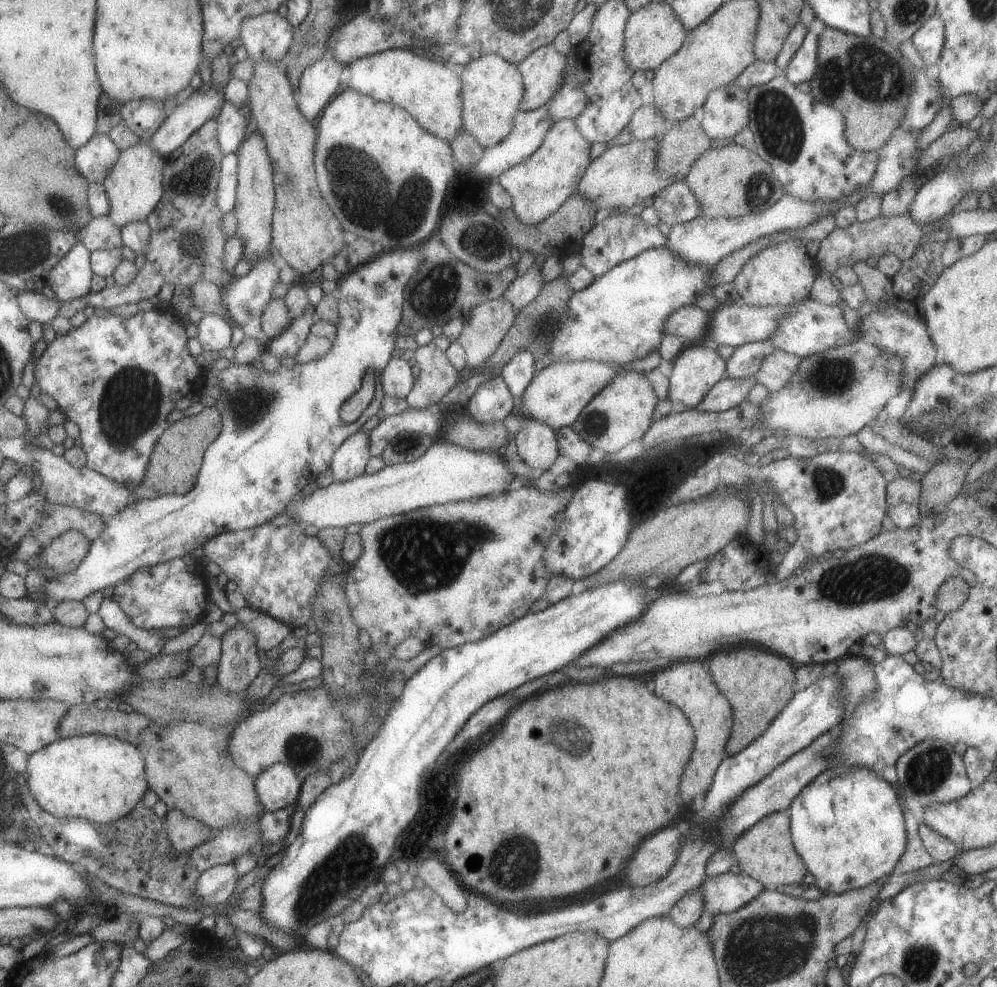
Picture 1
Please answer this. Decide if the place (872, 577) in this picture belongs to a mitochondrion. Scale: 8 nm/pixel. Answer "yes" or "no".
yes

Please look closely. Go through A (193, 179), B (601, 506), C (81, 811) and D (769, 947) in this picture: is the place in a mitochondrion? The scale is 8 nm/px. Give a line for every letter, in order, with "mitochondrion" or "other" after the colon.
A: mitochondrion
B: other
C: other
D: mitochondrion

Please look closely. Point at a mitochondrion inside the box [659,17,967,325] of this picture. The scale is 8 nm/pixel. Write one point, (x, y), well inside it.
(855, 73)

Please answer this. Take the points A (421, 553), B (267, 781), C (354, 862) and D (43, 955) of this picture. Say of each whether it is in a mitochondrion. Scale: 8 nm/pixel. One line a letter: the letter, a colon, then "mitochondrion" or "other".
A: mitochondrion
B: other
C: mitochondrion
D: other

